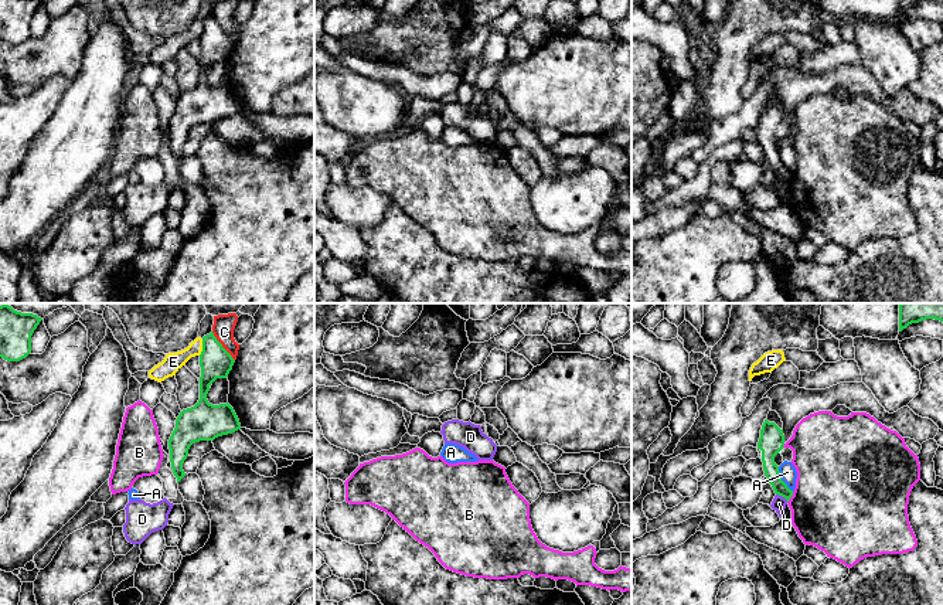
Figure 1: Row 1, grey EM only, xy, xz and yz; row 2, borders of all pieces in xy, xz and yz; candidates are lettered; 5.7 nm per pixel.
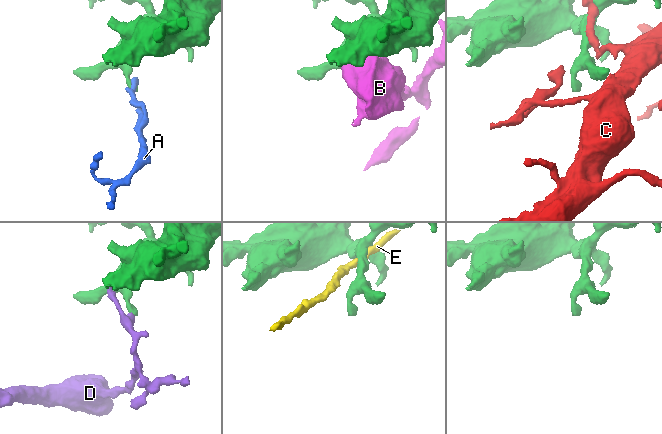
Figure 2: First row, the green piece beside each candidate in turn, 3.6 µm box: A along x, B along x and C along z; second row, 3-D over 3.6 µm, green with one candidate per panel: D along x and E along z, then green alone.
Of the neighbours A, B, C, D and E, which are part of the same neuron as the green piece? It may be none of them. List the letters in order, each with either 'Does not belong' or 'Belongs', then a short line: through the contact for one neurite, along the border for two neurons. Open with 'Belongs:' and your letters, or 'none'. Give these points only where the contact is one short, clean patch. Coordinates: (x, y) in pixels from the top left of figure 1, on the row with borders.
Belongs: none
A: Does not belong. Line: yz (778, 466), (780, 479), (793, 490)
B: Does not belong
C: Does not belong
D: Does not belong. Line: yz (776, 493), (787, 500)
E: Does not belong

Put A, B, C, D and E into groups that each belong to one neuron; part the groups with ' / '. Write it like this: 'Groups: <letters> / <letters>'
Groups: A / B / C / D / E

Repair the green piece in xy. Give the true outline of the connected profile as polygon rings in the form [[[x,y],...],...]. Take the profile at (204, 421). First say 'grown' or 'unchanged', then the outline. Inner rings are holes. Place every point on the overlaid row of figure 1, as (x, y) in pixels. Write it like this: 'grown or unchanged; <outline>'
unchanged; [[[212,332],[202,337],[200,400],[194,407],[180,412],[168,439],[170,462],[177,483],[187,475],[183,470],[183,463],[193,443],[214,441],[218,436],[241,429],[239,419],[228,402],[212,405],[207,400],[210,385],[217,378],[227,378],[234,363],[232,356],[222,347]]]

